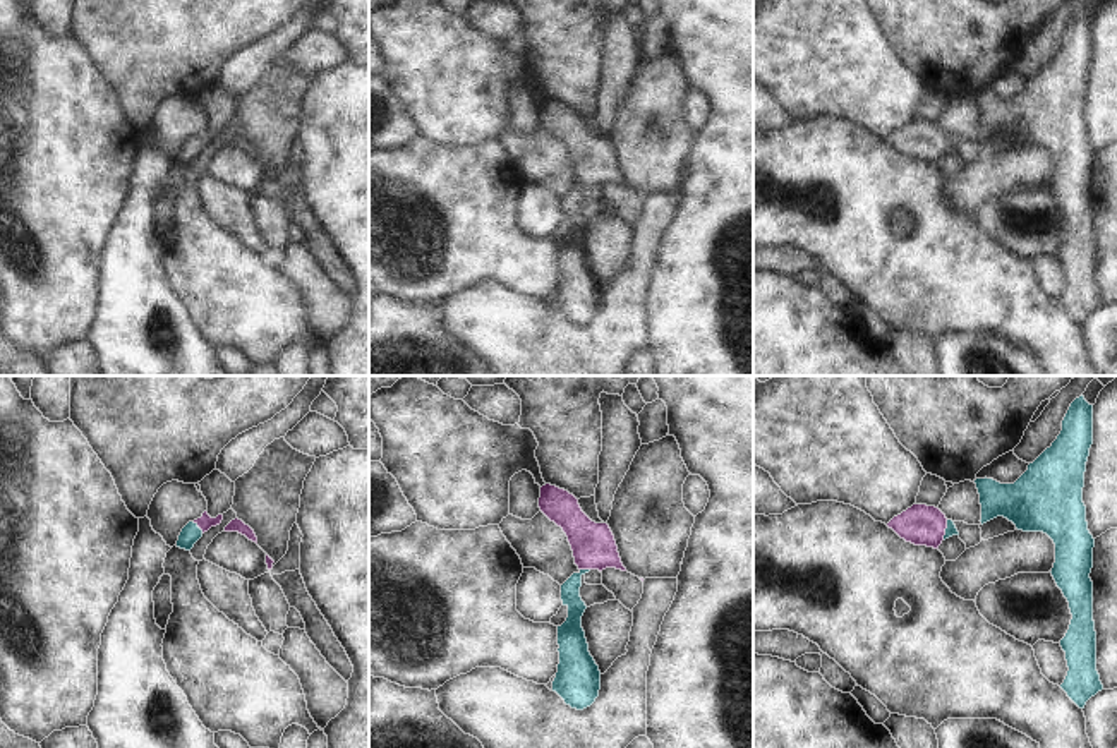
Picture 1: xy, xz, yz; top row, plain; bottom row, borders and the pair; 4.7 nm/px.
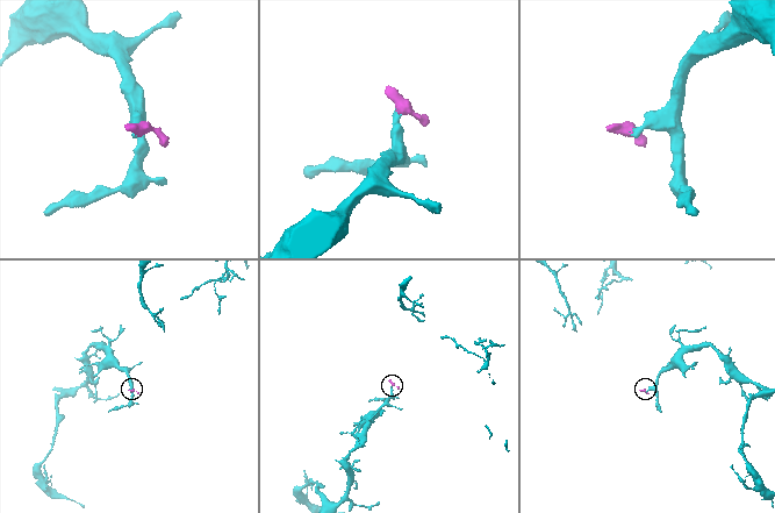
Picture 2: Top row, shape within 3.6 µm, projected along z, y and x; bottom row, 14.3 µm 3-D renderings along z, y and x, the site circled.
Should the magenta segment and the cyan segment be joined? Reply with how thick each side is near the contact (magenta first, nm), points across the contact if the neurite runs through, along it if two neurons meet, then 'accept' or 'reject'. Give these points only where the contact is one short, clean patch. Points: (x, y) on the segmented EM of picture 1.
190/50 nm | across yz (922, 525), (944, 530), (951, 529) | accept

